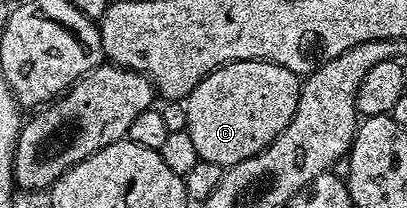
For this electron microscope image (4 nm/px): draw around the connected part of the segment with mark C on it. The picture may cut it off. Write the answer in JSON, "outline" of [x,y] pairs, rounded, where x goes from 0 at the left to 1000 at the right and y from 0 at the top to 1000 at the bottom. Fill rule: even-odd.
{"outline":[[[607,288],[541,317],[467,442],[455,490],[462,635],[479,692],[486,764],[560,808],[656,716],[690,649],[695,615],[705,615],[705,596],[720,582],[737,457],[740,394],[732,361],[673,298]]]}

